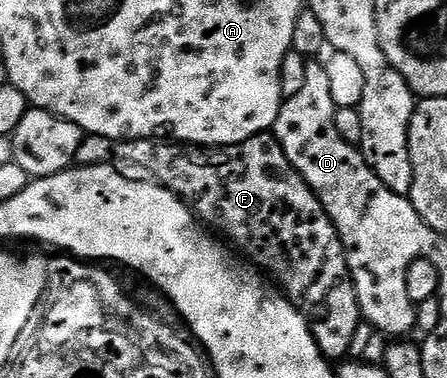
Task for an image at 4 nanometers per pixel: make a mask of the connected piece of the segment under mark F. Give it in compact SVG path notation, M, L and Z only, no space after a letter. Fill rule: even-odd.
M266 132L251 136L251 140L243 140L234 146L212 148L182 144L176 140L161 141L140 138L134 142L113 142L109 138L90 134L79 144L76 165L103 166L112 162L126 162L129 166L146 170L149 173L146 175L152 181L166 186L171 193L177 195L206 227L214 231L222 230L226 234L224 237L254 267L260 268L270 279L275 280L285 297L307 320L315 344L325 358L348 359L349 349L357 338L357 329L363 326L363 319L359 300L355 296L353 277L347 268L345 249L331 216L327 216L317 193L305 183L299 172L295 172L279 140L272 133Z

